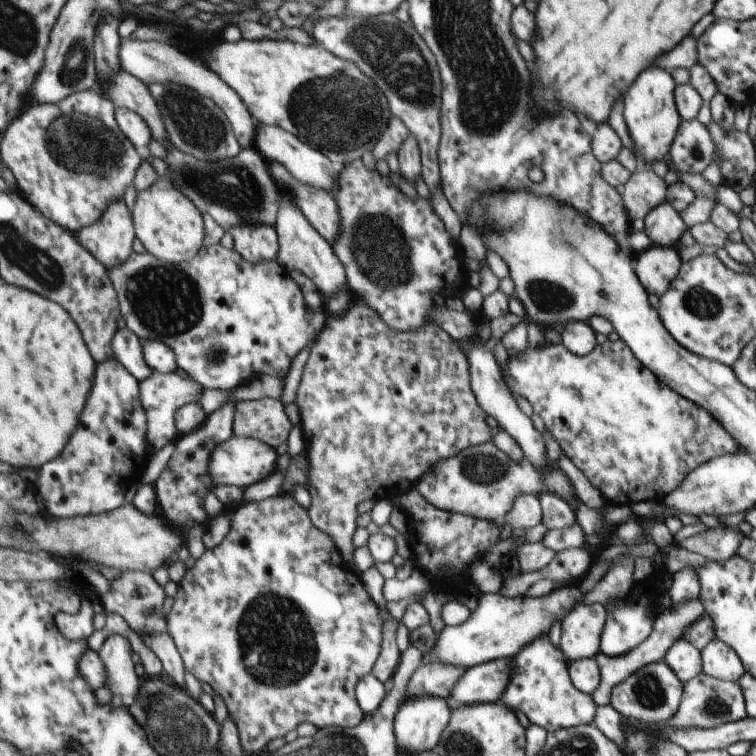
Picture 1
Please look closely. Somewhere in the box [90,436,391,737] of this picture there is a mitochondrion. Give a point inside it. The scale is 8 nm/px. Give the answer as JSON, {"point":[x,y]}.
{"point":[288,647]}

